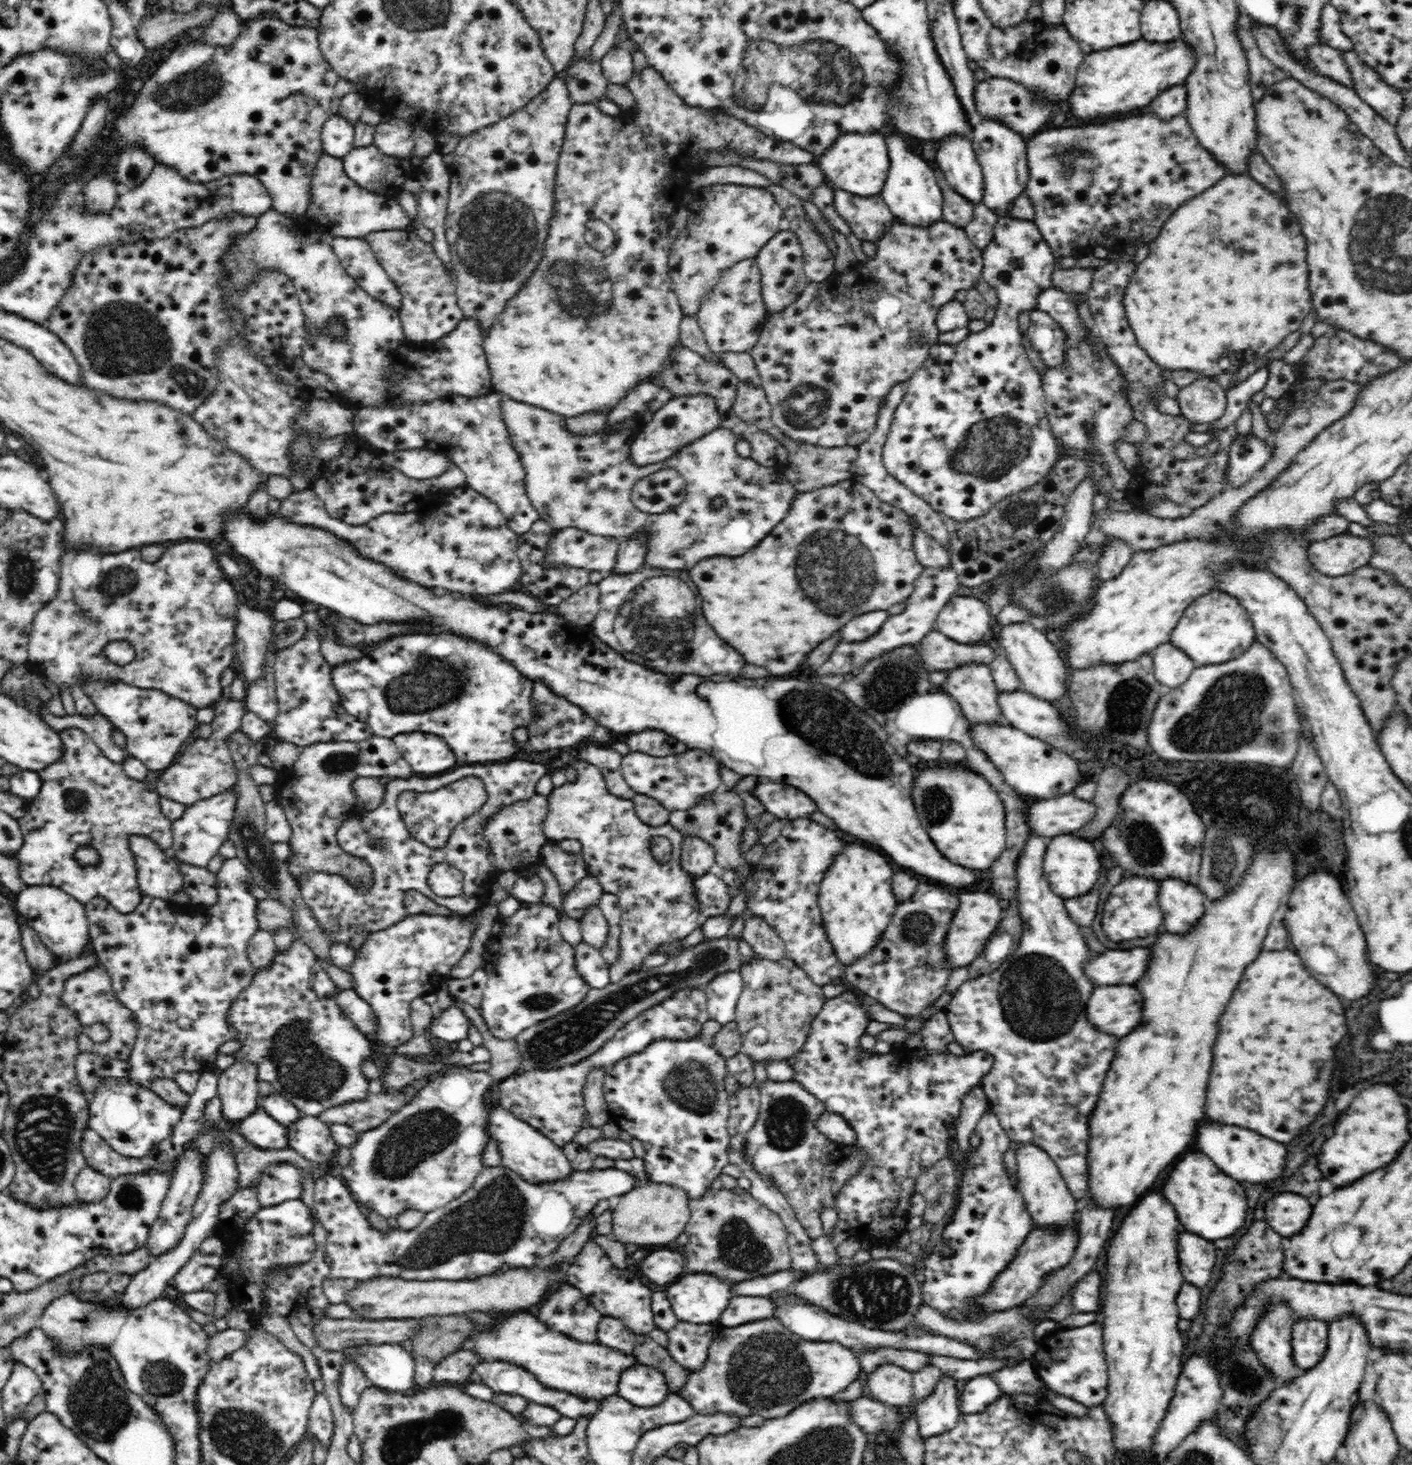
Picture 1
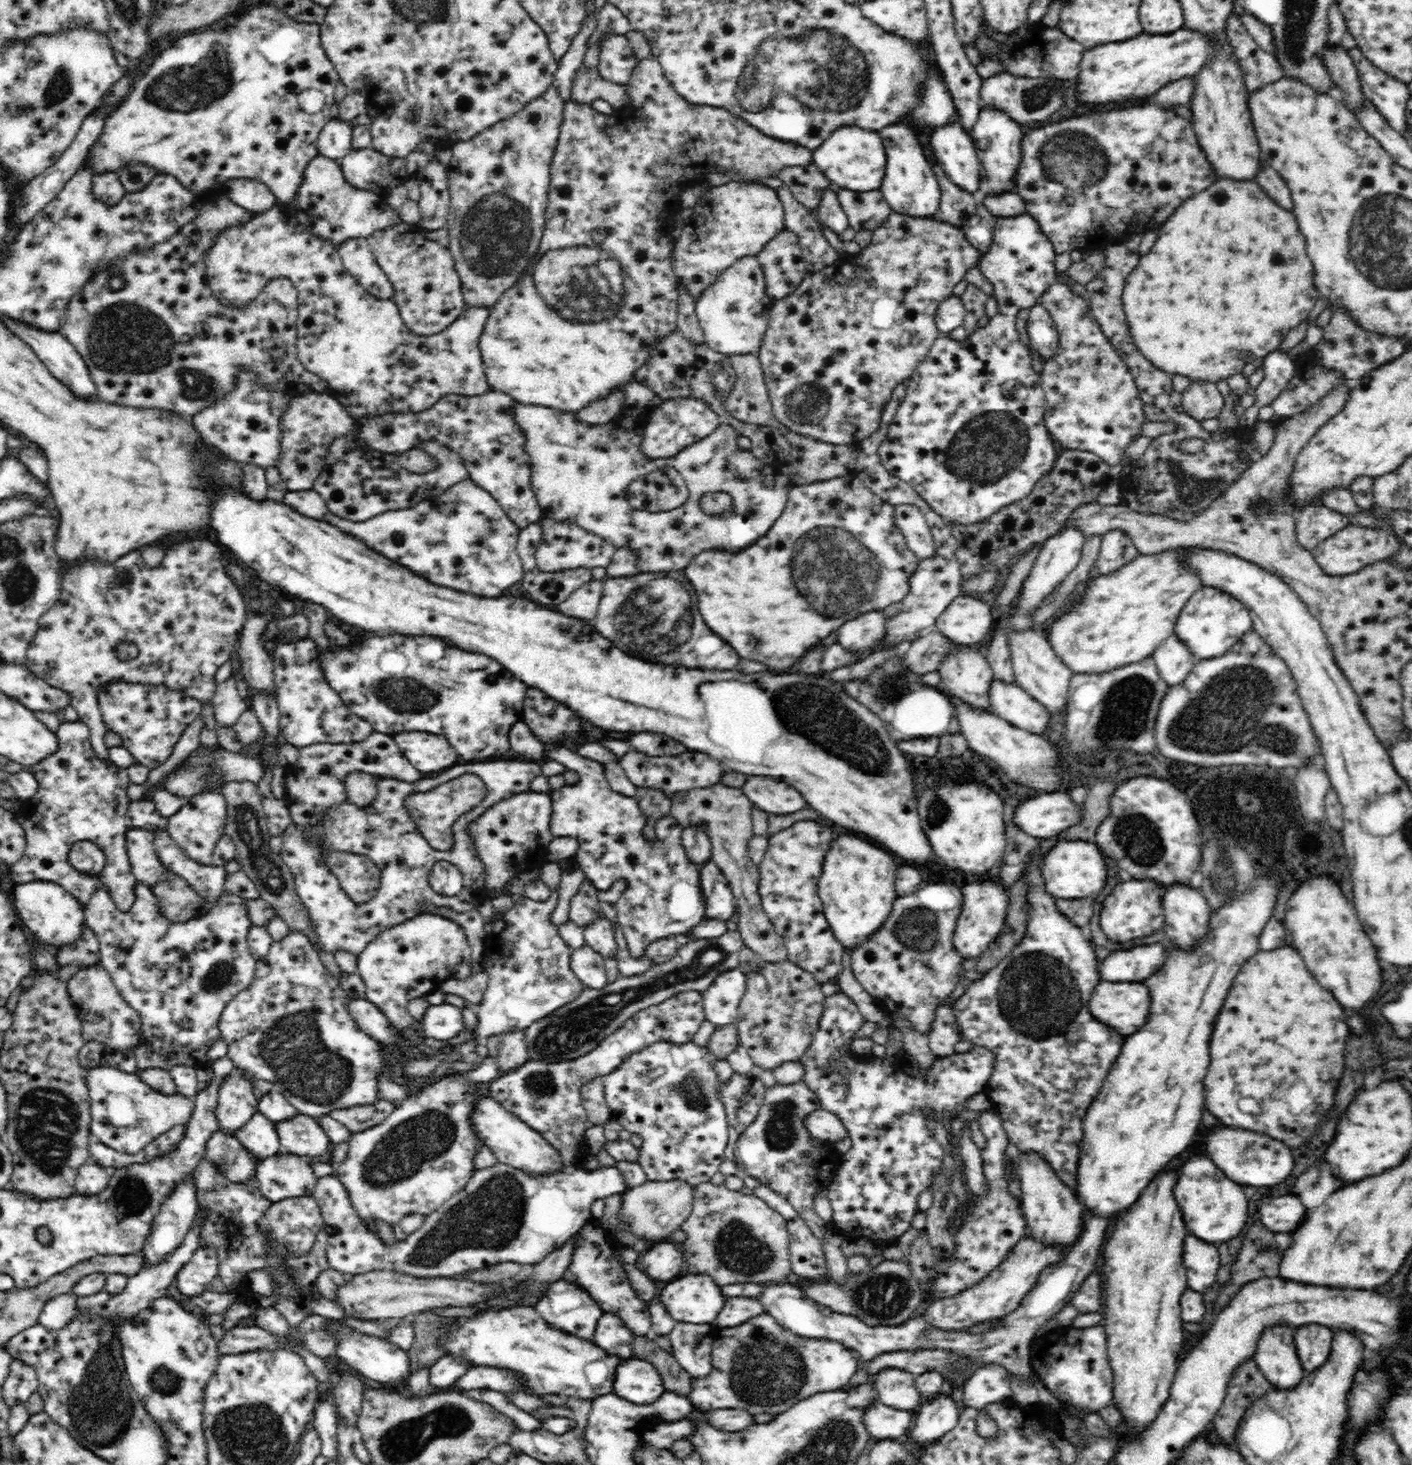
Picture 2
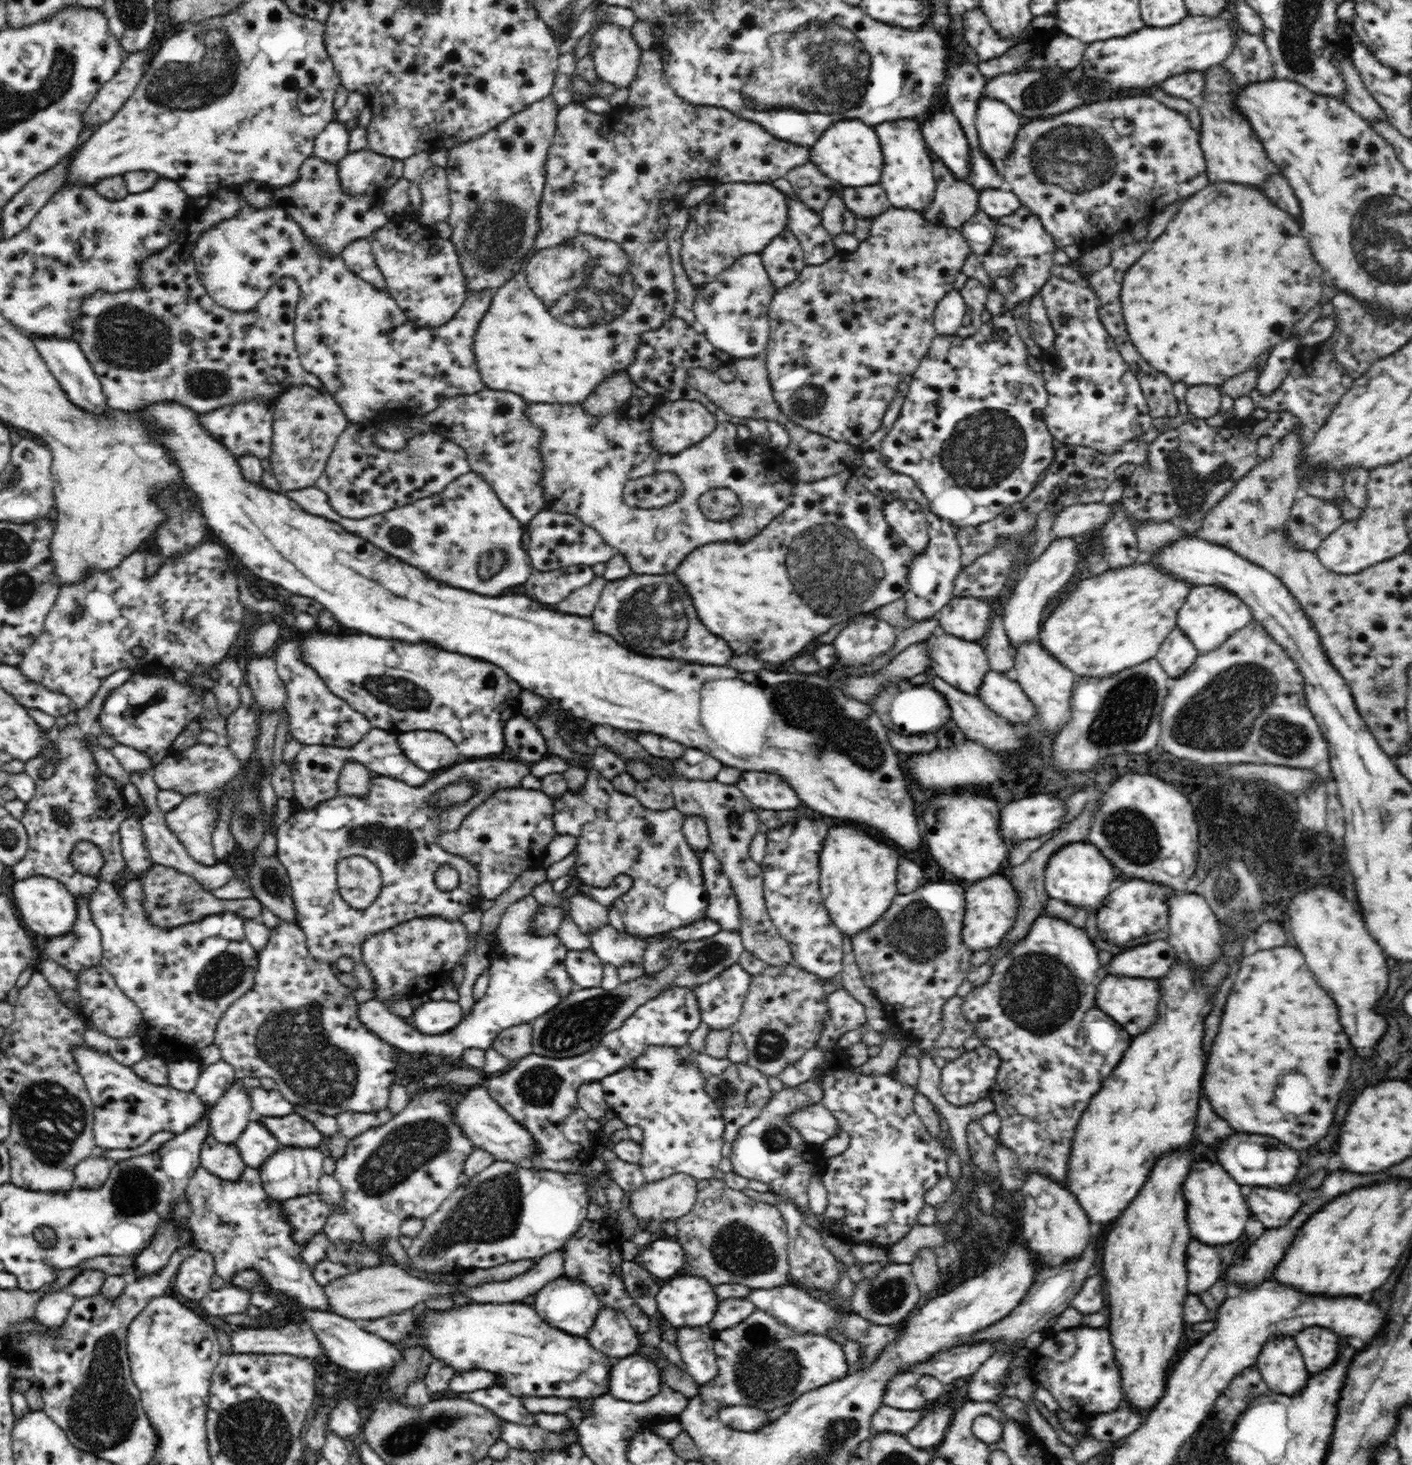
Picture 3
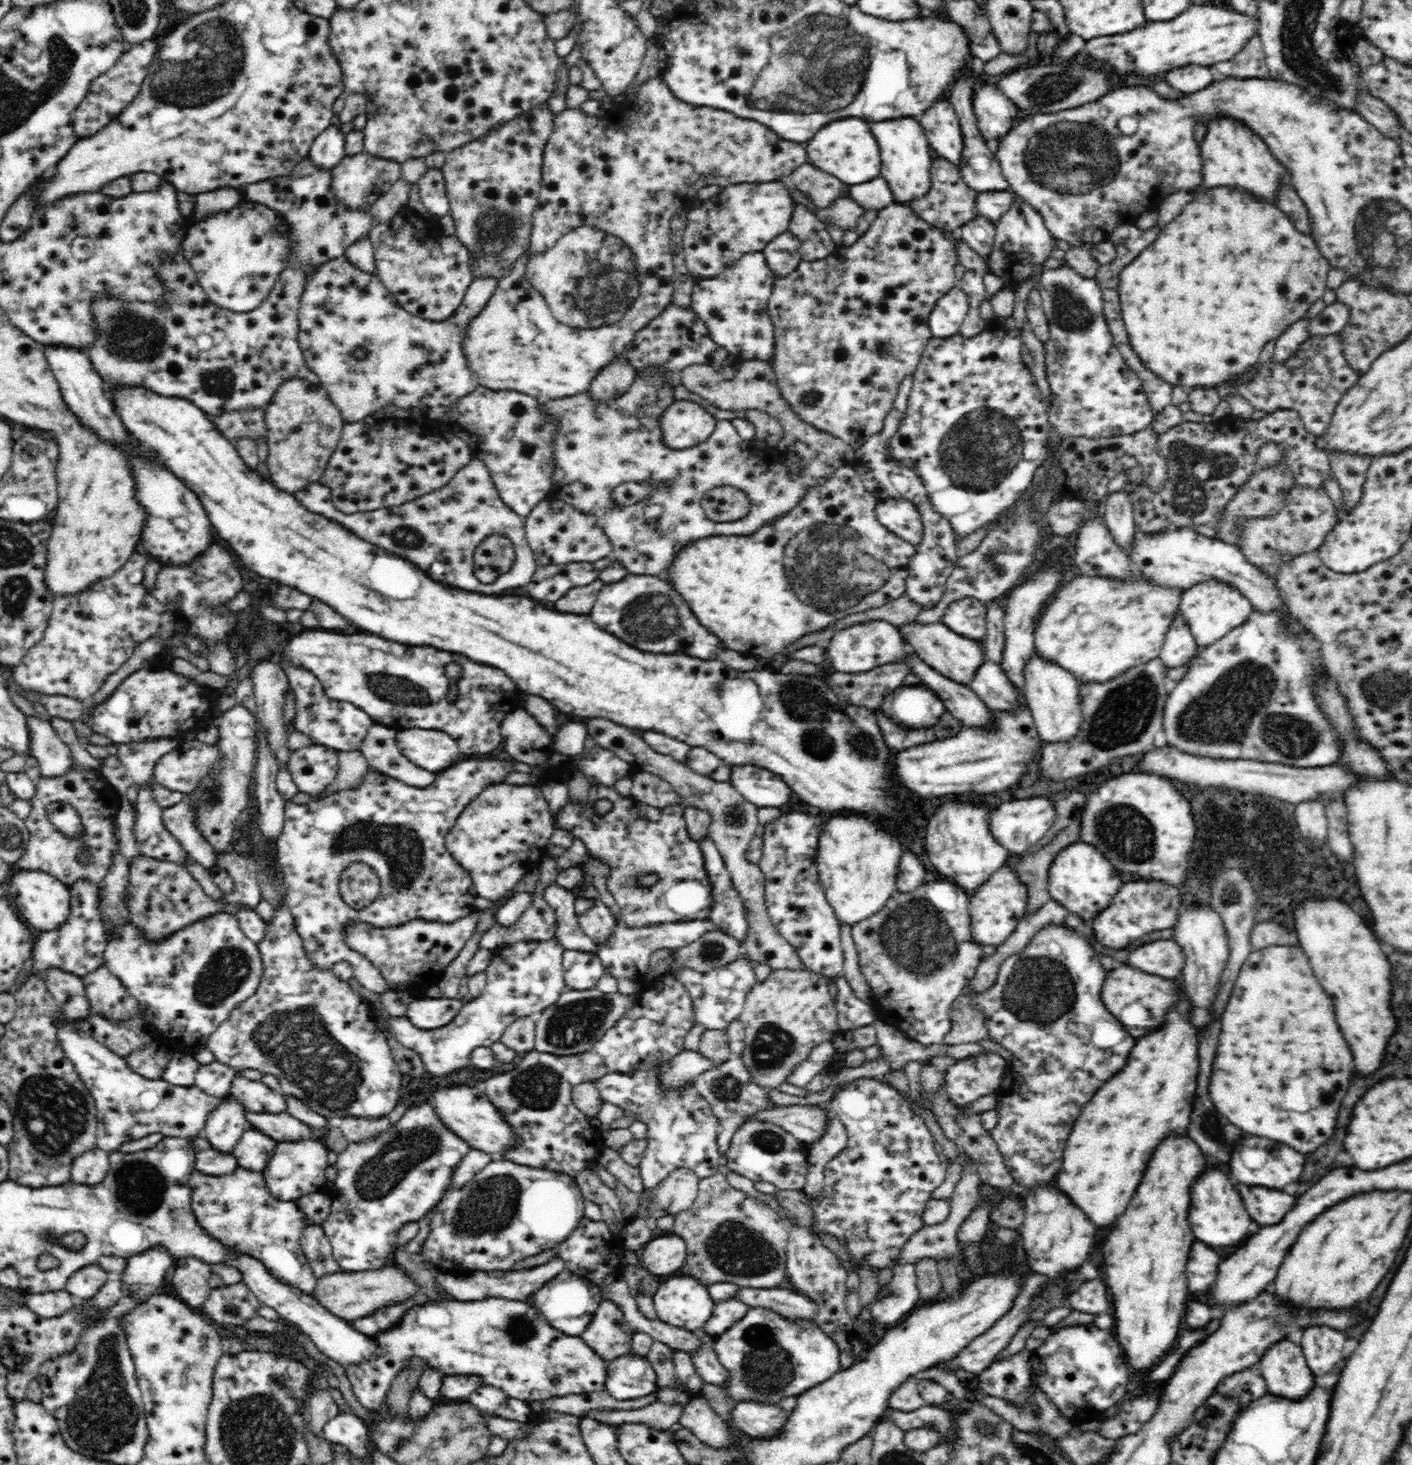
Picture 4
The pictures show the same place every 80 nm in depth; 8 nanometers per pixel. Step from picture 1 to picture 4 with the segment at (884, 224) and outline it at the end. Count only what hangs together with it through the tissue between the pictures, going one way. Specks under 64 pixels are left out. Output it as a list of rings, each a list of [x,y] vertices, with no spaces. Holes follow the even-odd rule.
[[[881,176],[870,179],[870,182],[850,185],[848,197],[856,201],[864,209],[864,212],[868,210],[877,210],[878,212],[894,203],[893,194],[890,193],[889,186],[886,185],[885,179]]]

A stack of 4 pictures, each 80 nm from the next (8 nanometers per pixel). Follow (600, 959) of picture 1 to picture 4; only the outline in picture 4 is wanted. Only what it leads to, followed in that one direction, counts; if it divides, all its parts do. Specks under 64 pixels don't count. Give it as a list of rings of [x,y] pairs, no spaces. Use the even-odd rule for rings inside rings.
[[[577,950],[563,952],[563,969],[568,990],[595,988],[605,973],[604,965],[597,954]]]

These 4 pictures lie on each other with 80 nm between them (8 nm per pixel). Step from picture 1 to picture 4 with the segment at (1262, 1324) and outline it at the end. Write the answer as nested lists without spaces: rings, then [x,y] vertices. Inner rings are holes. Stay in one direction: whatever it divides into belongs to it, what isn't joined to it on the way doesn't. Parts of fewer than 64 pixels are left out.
[[[1288,1339],[1278,1340],[1266,1349],[1260,1368],[1268,1391],[1280,1397],[1306,1398],[1315,1384],[1316,1375],[1306,1364],[1301,1346]]]

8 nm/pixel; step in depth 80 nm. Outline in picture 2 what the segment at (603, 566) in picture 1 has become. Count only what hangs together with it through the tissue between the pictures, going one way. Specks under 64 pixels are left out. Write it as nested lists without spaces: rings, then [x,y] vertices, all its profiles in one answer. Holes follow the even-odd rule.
[[[549,518],[542,521],[544,539],[535,552],[536,563],[542,572],[556,572],[558,570],[586,568],[608,568],[612,562],[616,546],[605,538],[584,530],[572,521],[554,522]]]

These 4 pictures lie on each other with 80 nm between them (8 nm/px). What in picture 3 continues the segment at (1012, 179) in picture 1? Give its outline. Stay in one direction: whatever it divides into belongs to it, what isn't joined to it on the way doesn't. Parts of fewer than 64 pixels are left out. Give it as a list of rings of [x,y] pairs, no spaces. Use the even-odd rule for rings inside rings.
[[[983,95],[976,113],[976,130],[981,150],[1002,171],[1007,156],[1015,146],[1015,135],[1021,127],[1021,119],[1005,102]]]

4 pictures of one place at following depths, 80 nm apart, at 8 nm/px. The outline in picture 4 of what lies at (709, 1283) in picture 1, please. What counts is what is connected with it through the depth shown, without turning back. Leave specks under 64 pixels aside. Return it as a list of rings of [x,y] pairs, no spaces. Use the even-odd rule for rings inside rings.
[[[690,1276],[662,1280],[653,1303],[658,1320],[692,1333],[705,1327],[715,1305],[708,1286]]]

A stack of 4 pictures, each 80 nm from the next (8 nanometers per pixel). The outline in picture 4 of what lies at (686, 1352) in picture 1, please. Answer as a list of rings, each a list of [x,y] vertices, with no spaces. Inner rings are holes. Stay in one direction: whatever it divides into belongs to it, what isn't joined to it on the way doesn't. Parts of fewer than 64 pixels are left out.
[[[705,1328],[697,1329],[696,1335],[700,1346],[690,1354],[695,1373],[700,1376],[703,1383],[724,1385],[728,1380],[728,1371],[720,1364],[715,1351],[715,1338],[707,1334]]]

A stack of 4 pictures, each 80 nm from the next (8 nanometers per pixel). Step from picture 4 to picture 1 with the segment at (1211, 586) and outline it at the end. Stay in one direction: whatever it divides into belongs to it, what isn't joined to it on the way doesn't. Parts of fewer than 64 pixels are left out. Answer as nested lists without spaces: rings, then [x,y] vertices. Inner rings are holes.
[[[1216,589],[1190,603],[1168,642],[1186,653],[1195,666],[1201,667],[1234,659],[1255,640],[1255,628],[1248,611],[1235,596]]]

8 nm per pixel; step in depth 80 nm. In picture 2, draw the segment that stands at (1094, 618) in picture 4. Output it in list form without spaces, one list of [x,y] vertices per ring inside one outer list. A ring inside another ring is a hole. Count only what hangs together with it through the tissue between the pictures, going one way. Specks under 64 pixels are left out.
[[[1179,547],[1148,555],[1139,553],[1114,573],[1092,576],[1082,600],[1050,628],[1049,644],[1062,662],[1076,673],[1106,673],[1152,657],[1154,650],[1174,633],[1179,612],[1188,599],[1204,587],[1198,574],[1187,566],[1186,554],[1190,550],[1195,547]]]

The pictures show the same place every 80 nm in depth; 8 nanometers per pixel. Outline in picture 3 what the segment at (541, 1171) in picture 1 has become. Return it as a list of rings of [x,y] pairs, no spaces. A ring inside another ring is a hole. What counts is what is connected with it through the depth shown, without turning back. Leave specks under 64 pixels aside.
[[[474,1088],[456,1104],[454,1112],[455,1124],[463,1130],[463,1133],[474,1143],[478,1149],[493,1154],[496,1161],[511,1162],[521,1167],[533,1168],[533,1160],[539,1159],[543,1152],[539,1150],[534,1137],[516,1122],[491,1096],[487,1089]]]

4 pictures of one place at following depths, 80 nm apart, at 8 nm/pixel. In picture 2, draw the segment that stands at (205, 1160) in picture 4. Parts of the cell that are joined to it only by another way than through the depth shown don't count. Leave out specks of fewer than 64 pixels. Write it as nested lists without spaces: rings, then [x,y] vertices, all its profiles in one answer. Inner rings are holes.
[[[220,1130],[208,1139],[205,1146],[205,1157],[213,1164],[221,1164],[225,1168],[225,1176],[235,1183],[248,1182],[256,1174],[257,1164],[265,1159],[254,1157],[254,1154],[243,1146],[235,1134],[226,1134]]]

